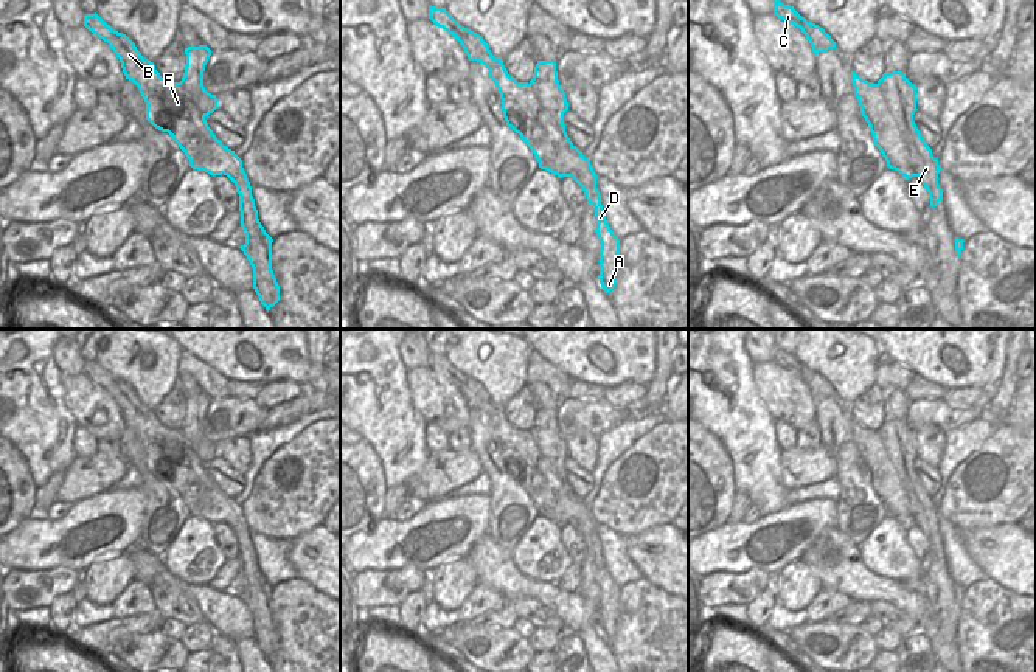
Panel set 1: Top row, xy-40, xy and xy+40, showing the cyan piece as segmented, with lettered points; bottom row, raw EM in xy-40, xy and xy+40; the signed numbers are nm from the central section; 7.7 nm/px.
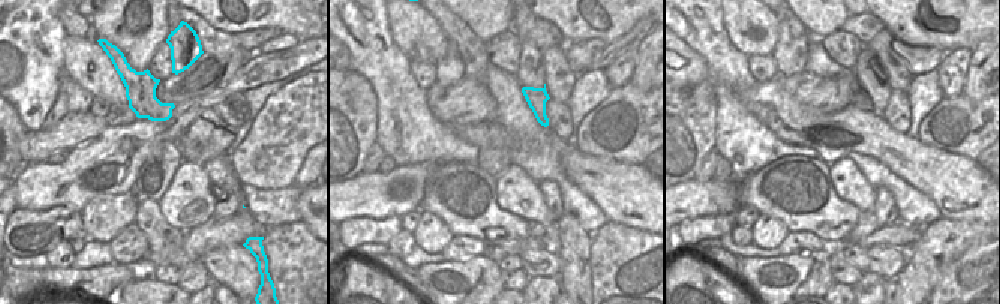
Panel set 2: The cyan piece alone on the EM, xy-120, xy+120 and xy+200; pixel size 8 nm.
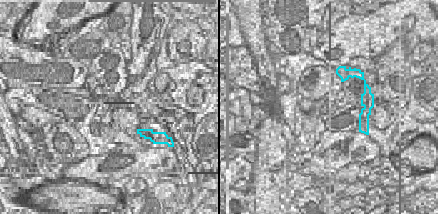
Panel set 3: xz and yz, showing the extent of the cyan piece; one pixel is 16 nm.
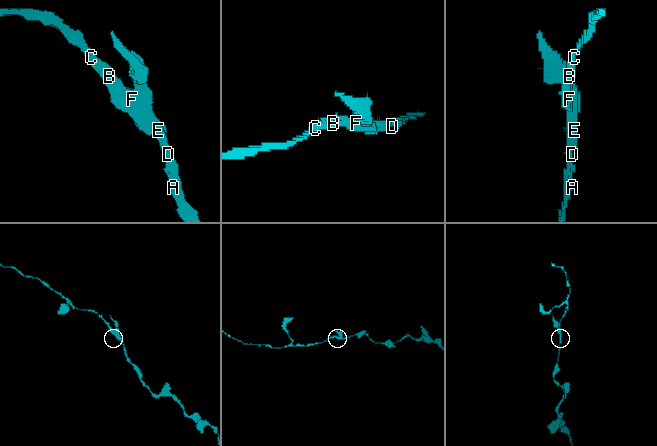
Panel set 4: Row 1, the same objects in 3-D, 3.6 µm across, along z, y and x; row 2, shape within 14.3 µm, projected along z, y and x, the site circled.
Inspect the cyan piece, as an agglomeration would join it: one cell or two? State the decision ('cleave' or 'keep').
cleave

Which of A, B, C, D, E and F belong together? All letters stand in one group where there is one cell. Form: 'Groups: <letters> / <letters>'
Groups: A B C D F / E

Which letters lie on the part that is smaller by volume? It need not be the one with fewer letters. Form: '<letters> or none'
E

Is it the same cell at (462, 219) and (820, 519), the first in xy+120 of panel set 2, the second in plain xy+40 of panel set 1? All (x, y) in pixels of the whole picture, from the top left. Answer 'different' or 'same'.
different

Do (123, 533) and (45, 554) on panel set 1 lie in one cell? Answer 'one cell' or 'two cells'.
one cell

